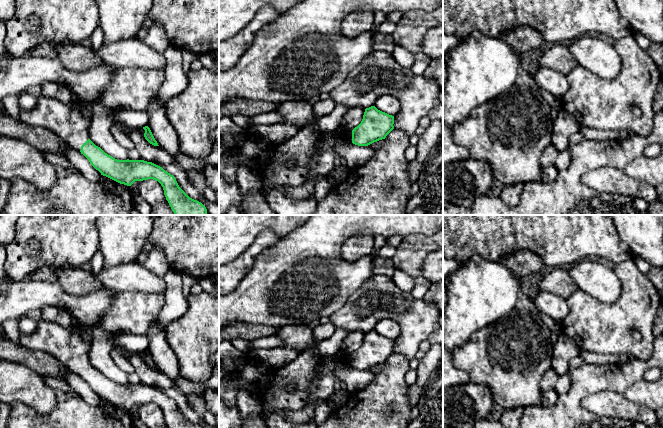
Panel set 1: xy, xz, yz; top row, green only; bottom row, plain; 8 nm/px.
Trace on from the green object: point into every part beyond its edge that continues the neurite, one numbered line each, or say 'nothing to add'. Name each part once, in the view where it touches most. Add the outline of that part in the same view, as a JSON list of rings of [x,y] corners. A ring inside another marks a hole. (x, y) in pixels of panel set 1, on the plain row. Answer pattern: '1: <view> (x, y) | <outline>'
1: xy (69, 347) | [[[37,322],[31,335],[20,336],[20,345],[51,354],[79,376],[89,363],[91,345],[82,338],[78,330],[70,331],[54,322]]]

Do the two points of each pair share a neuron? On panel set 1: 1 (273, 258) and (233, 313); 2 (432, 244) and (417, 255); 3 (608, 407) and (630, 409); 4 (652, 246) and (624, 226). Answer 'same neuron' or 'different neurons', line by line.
1: same neuron
2: same neuron
3: same neuron
4: same neuron

